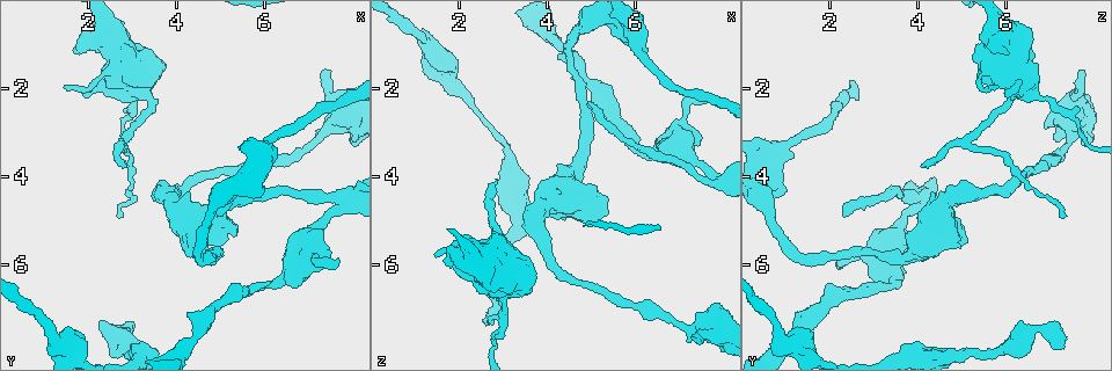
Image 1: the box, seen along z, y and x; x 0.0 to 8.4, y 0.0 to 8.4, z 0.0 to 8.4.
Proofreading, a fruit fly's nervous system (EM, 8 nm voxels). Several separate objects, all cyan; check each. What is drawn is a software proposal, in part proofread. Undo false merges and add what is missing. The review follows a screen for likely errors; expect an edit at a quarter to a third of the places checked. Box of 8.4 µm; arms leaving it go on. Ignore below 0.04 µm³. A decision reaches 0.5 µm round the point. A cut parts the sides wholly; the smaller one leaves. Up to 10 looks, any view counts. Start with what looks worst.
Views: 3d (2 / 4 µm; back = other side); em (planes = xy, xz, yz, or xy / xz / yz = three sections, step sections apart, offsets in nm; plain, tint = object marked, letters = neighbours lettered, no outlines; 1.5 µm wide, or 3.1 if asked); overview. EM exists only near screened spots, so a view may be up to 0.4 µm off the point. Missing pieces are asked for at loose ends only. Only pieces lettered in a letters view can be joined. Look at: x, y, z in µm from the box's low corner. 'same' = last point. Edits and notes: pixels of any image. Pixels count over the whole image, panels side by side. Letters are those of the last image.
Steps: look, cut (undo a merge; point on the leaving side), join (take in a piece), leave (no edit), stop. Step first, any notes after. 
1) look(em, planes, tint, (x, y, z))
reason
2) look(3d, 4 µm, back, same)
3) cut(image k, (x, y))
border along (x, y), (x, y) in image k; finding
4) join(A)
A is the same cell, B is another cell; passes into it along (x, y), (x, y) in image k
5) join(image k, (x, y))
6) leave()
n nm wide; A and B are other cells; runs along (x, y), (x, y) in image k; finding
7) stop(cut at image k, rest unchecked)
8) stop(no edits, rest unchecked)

look(3d, 2 µm, (2.60, 7.50, 7.30))
branch stops here

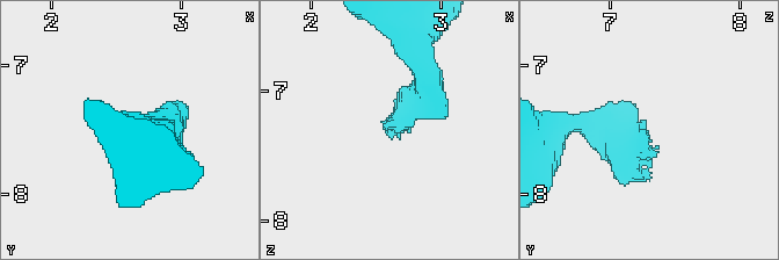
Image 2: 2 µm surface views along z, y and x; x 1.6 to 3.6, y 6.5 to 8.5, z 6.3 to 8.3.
look(em, planes, letters, (2.60, 7.50, 7.28))

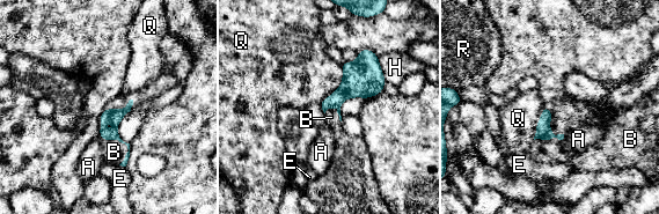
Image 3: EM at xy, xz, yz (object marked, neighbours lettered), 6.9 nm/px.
join(B)
B is the same cell, A, E, H, Q and R are other cells; passes into it along (543, 132), (549, 123), (541, 150) in image 3; the neuron continues

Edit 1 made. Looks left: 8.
look(overview)
see it whole again

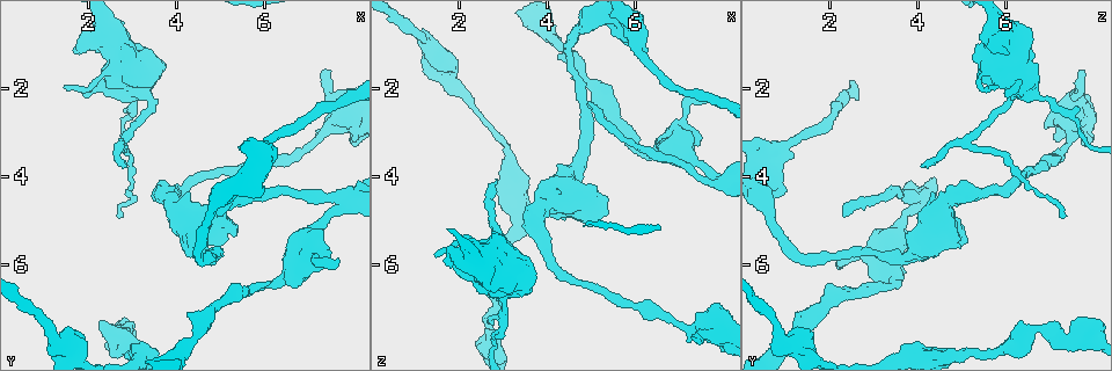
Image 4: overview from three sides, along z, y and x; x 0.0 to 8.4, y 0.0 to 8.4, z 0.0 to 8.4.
look(em, xy, step 8, letters, (6.20, 6.40, 3.45))

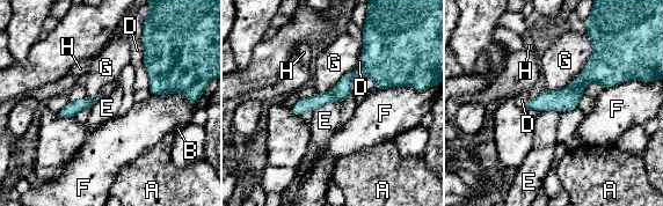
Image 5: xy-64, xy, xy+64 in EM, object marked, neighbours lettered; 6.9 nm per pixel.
leave()
G touches over 500 nm; A, B, D, E, F, G and H are other cells; runs along (401, 82), (361, 72), (294, 110) in image 5; all the same neuron

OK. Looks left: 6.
look(em, yz, step 8, letters, (2.80, 3.70, 4.10))
tapers out

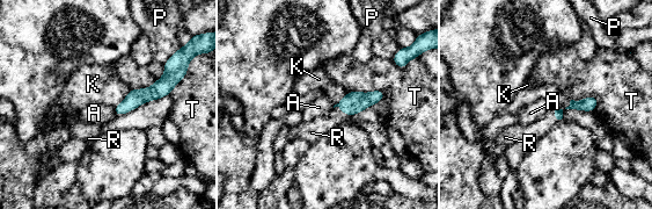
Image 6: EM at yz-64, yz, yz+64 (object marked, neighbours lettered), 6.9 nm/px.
join(R)
T touches over 260 nm; R is the same cell, A, K, P and T are other cells; passes into it along (353, 102), (342, 112), (313, 130) in image 6; the neuron continues

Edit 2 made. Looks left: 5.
look(3d, 4 µm, (7.45, 1.60, 7.80))
free end

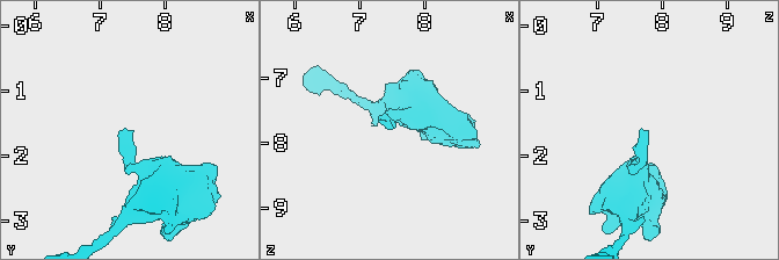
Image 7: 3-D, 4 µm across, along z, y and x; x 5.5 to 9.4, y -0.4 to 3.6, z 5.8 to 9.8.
look(em, xz, step 4, letters, (7.45, 1.60, 7.80))
shape alone is not enough

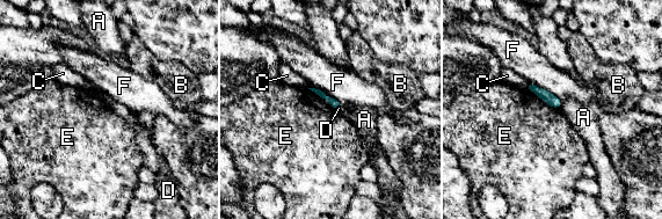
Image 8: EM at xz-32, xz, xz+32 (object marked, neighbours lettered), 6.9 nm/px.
leave()
A, B, C, D, E and F are other cells; border along (528, 87), (558, 109) in image 8; no lettered piece goes on from it

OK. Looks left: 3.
stop(join at image 3, join at image 6, rest unchecked)

